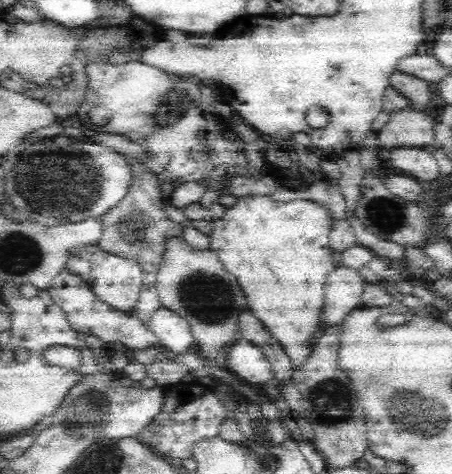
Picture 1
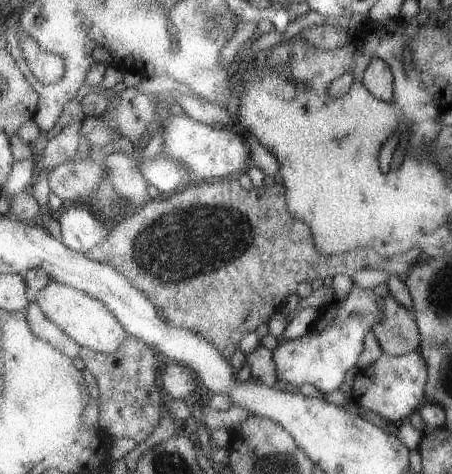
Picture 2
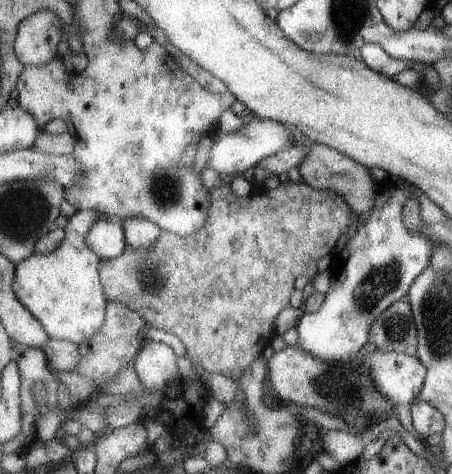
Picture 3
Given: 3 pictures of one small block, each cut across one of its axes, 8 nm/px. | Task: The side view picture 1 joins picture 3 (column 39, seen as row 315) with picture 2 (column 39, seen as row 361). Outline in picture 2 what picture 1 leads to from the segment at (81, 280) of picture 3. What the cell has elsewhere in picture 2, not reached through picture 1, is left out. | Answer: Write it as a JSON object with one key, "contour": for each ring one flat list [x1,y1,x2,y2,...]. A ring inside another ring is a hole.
{"contour":[[51,282,47,288,43,288,37,294,35,302,39,302,45,316,49,316,49,320,53,324,57,324,77,344,81,344,85,348,93,348,93,350,103,352,103,354,113,354,113,352,117,352,117,348,121,348,125,338,129,336,129,332,123,328,121,320,117,320,113,310,103,300,91,296,89,292,77,290,77,288,69,286,69,284]]}

